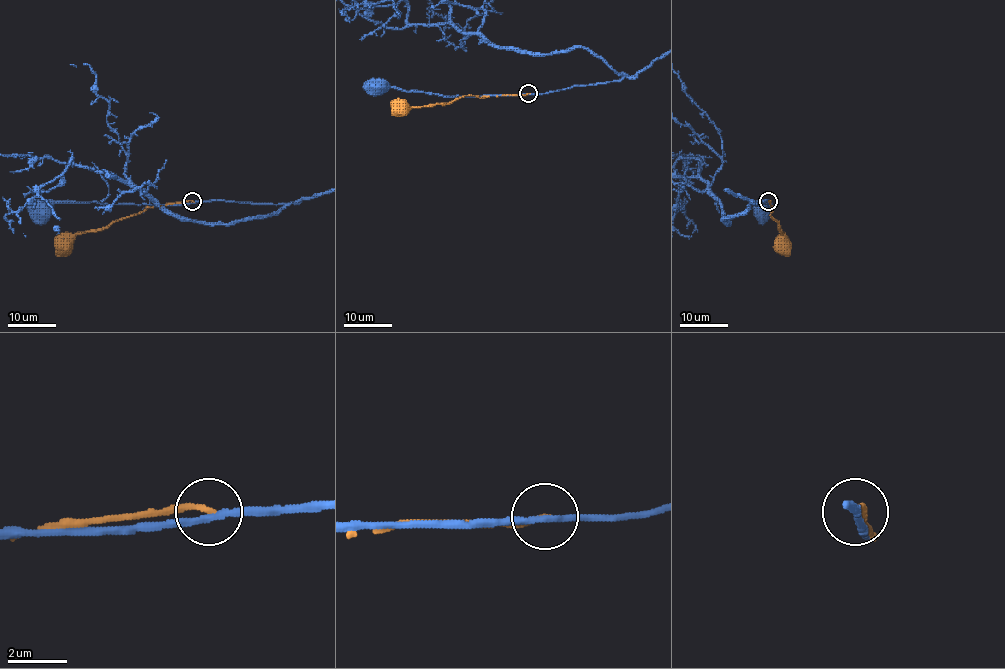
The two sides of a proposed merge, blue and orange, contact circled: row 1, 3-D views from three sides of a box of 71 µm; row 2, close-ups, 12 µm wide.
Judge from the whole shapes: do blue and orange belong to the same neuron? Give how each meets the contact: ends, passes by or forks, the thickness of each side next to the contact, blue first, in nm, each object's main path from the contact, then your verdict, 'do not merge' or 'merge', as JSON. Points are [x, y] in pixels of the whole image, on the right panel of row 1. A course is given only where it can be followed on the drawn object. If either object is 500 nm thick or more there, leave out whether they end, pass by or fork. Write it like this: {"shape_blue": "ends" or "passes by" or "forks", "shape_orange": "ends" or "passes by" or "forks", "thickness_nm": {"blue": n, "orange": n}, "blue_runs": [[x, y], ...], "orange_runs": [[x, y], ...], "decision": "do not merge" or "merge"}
{"shape_blue": "passes by", "shape_orange": "ends", "thickness_nm": {"blue": 240, "orange": 190}, "blue_runs": [[768, 202], [772, 204], [763, 202], [757, 208], [760, 209]], "orange_runs": [[768, 202], [773, 210], [771, 216], [781, 232], [783, 246]], "decision": "do not merge"}

